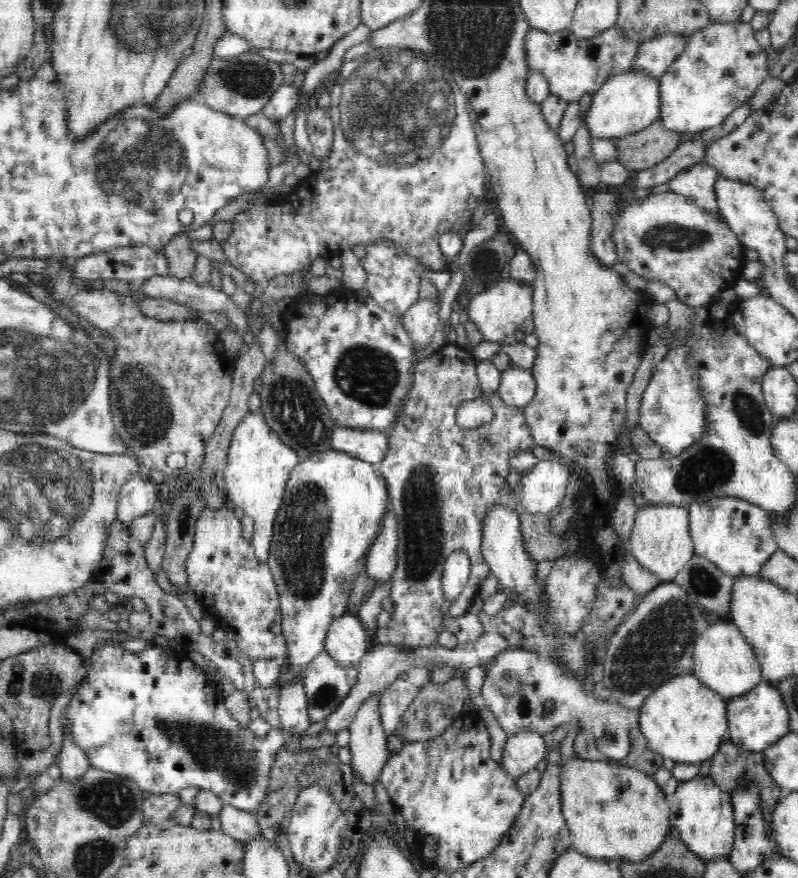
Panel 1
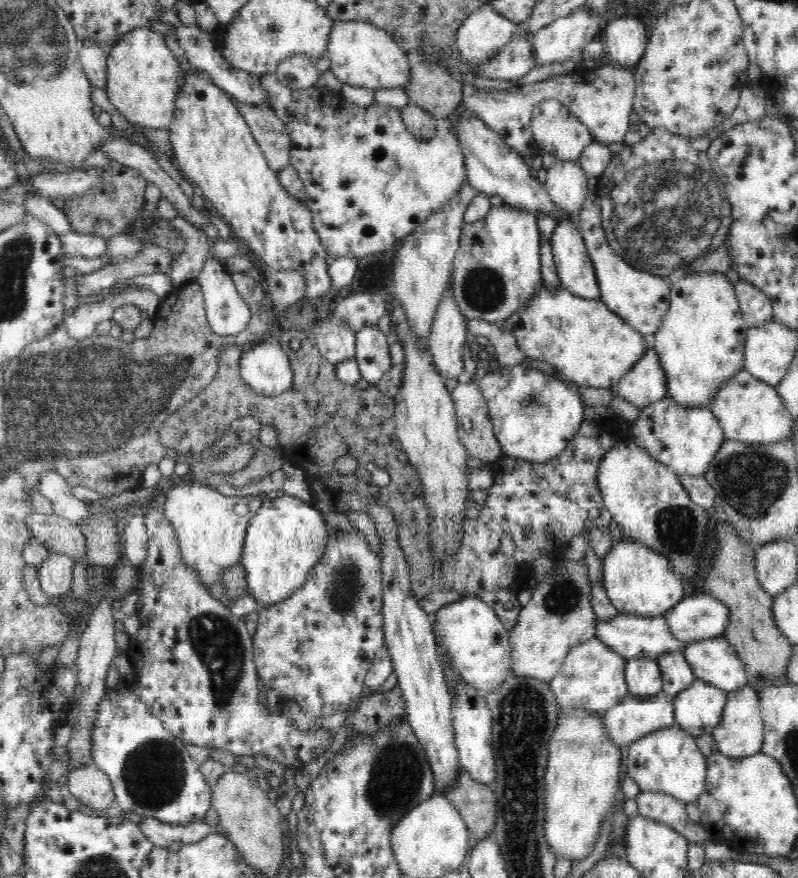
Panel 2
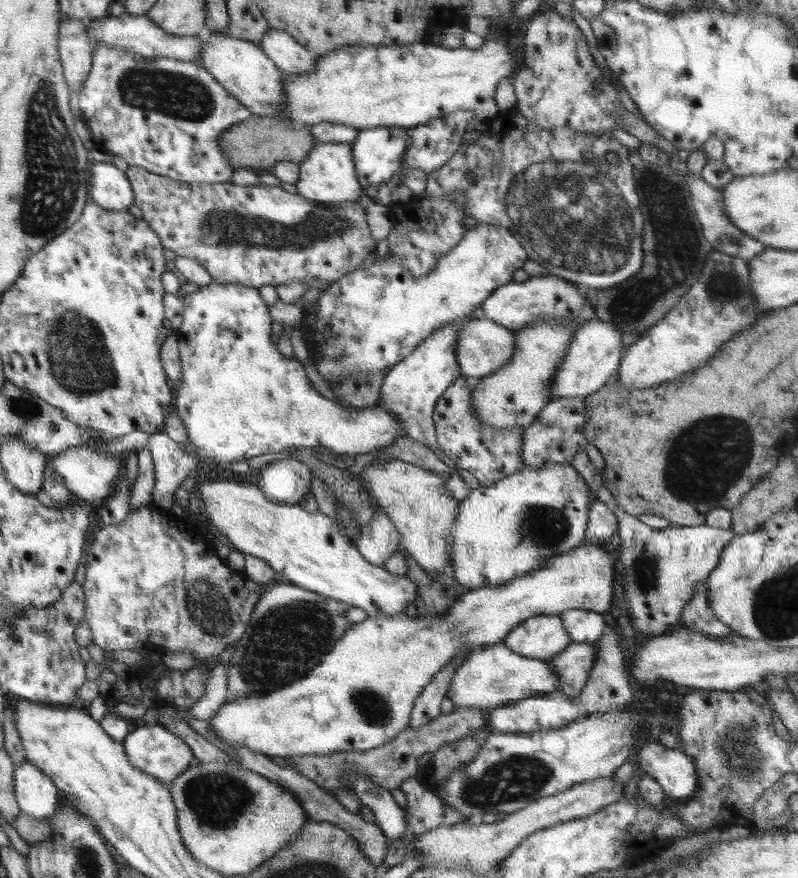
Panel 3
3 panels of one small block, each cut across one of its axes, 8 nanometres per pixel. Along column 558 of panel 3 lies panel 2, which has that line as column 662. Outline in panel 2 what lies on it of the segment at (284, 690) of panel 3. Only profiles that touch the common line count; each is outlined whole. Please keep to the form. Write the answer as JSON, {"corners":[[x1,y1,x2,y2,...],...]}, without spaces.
{"corners":[[622,536,603,558,601,585,618,612,625,615,653,617,663,615,684,598,684,581,673,570,672,562,648,546]]}

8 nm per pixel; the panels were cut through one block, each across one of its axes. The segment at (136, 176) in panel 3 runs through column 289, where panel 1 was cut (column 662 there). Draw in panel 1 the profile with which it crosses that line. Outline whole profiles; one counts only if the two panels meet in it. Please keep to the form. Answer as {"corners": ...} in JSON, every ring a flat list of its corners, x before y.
{"corners":[[672,191,649,194,645,197,633,197,617,214,611,241,617,250,618,261,642,276,646,281,665,282,677,295,676,300,694,308,709,304,724,290,733,288,742,278,745,247,734,231,716,212,708,212,684,195]]}

